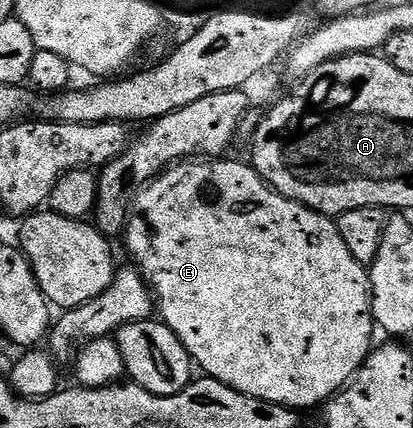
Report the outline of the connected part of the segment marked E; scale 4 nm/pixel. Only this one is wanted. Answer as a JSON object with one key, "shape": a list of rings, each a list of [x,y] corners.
{"shape":[[[185,160],[177,162],[174,166],[169,166],[164,171],[159,180],[153,181],[151,184],[144,187],[136,196],[136,201],[132,204],[132,209],[129,213],[126,223],[126,229],[123,231],[122,239],[128,245],[128,254],[133,258],[135,269],[139,270],[144,281],[150,284],[150,289],[154,295],[155,301],[158,303],[158,314],[165,324],[175,332],[178,340],[182,340],[182,344],[187,348],[188,354],[197,367],[200,366],[207,377],[218,380],[222,384],[226,384],[230,388],[234,388],[238,392],[242,392],[246,396],[254,396],[258,400],[270,400],[274,404],[282,404],[290,406],[294,410],[307,412],[311,406],[316,408],[323,407],[324,403],[345,386],[351,382],[352,378],[360,370],[360,365],[368,358],[369,354],[374,349],[374,341],[372,342],[372,330],[374,331],[374,319],[372,317],[372,292],[370,289],[370,274],[369,271],[358,260],[354,260],[354,256],[350,256],[350,248],[346,248],[346,243],[342,241],[342,232],[338,232],[335,221],[327,214],[319,214],[317,210],[310,209],[309,206],[304,206],[300,202],[290,200],[286,196],[279,194],[277,190],[265,182],[264,177],[256,171],[256,167],[244,162],[220,162],[224,160]]]}

